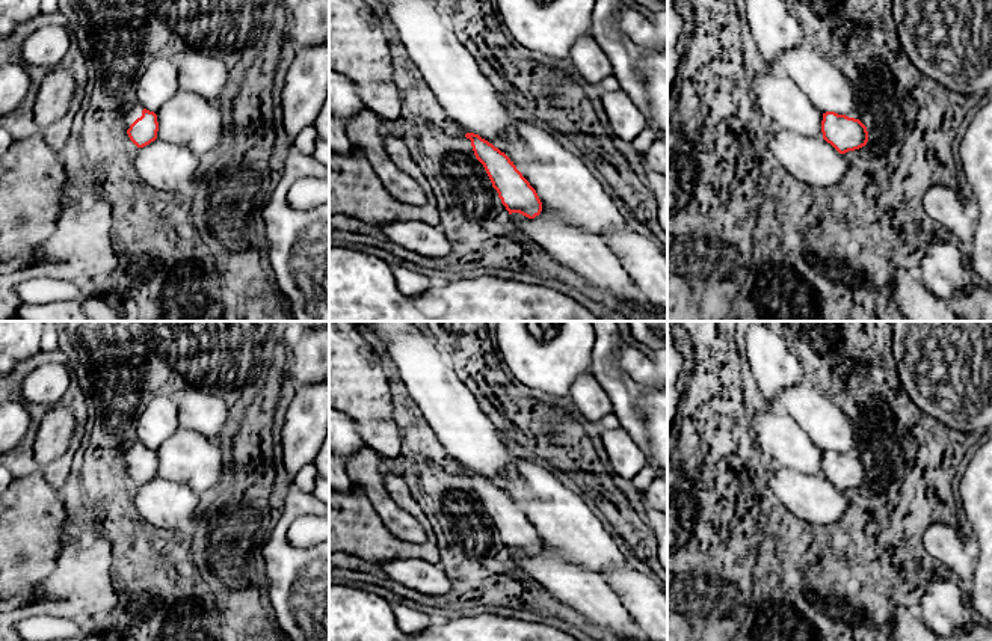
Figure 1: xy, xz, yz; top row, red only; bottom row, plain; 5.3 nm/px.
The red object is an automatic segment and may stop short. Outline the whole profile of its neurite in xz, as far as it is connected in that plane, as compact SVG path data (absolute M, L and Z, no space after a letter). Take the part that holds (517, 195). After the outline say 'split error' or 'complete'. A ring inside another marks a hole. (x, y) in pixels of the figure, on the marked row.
M467 133L465 137L471 140L476 158L483 164L509 214L519 213L528 219L539 216L542 202L513 161L479 134Z; complete

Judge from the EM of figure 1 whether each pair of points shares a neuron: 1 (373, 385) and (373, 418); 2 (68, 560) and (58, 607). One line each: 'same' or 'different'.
1: same
2: same

